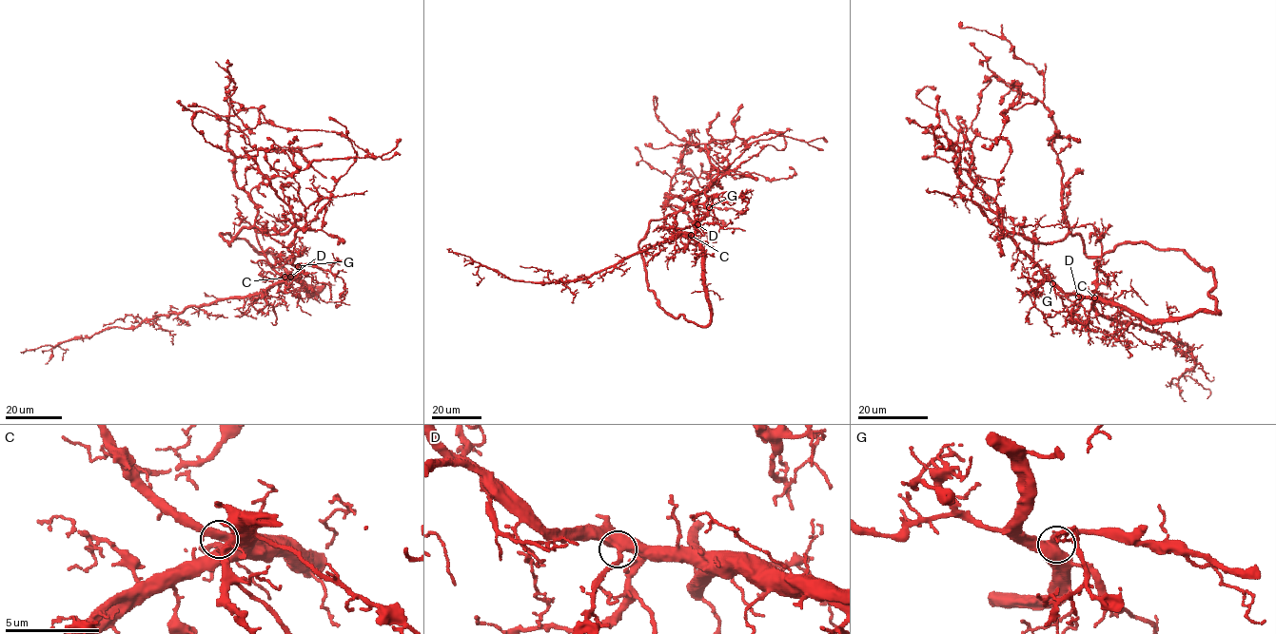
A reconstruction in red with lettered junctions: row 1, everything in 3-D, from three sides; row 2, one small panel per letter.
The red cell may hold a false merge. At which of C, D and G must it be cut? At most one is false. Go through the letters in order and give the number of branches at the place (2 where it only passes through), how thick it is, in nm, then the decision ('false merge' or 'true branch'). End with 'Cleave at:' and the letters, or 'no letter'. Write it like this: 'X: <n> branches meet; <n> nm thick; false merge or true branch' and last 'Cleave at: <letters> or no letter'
C: 2 branches meet; 480 nm thick; true branch
D: 2 branches meet; 480 nm thick; true branch
G: 2 branches meet; 500 nm thick; true branch
Cleave at: no letter

